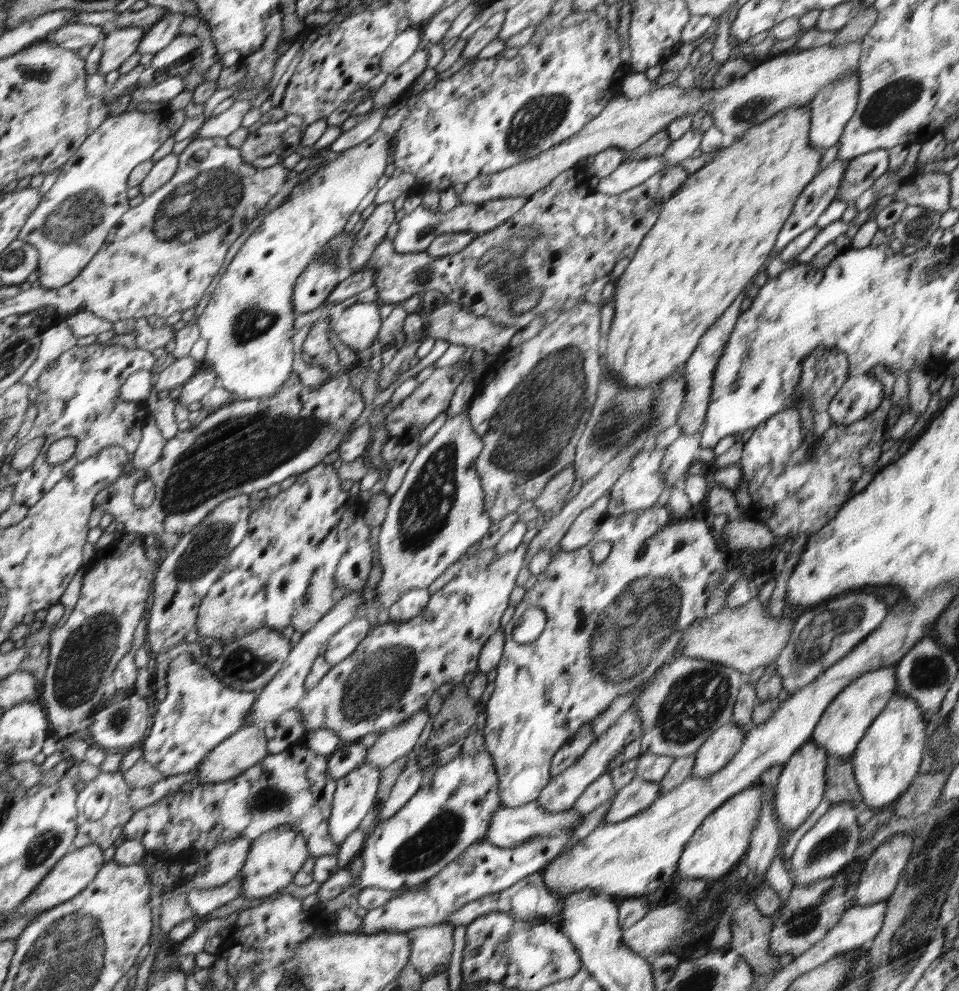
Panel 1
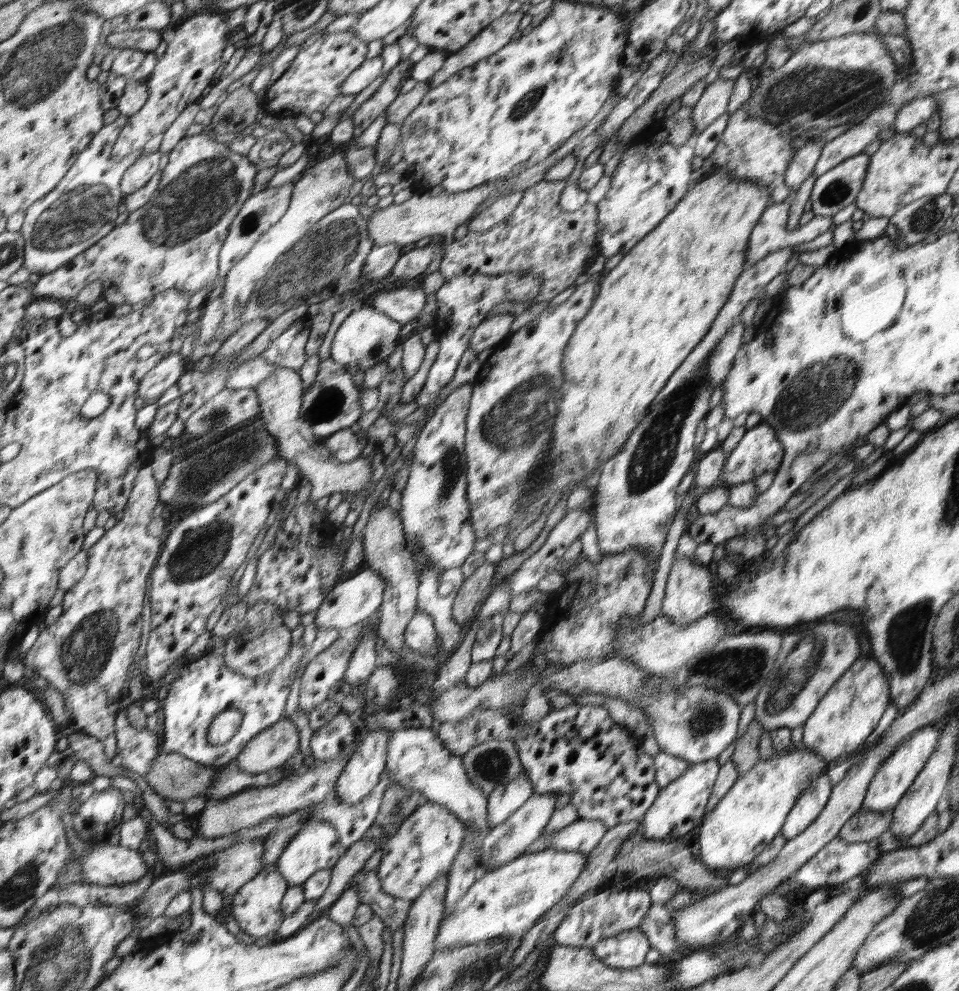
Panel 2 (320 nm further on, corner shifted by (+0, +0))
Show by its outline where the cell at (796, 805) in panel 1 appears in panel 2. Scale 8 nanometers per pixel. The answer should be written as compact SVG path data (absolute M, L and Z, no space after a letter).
M827 774L810 784L797 799L796 806L789 812L781 835L787 839L794 839L802 834L825 810L832 792L833 787Z

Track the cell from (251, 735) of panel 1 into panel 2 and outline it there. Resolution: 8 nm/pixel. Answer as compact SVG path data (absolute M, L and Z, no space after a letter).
M289 718L265 728L238 755L238 770L256 774L284 765L299 750L300 734L296 728Z

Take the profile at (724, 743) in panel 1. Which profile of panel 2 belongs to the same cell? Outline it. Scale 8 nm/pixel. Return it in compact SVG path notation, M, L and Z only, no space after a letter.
M717 758L691 764L681 779L661 788L653 806L641 818L640 829L643 837L653 841L673 841L700 826L720 768Z

